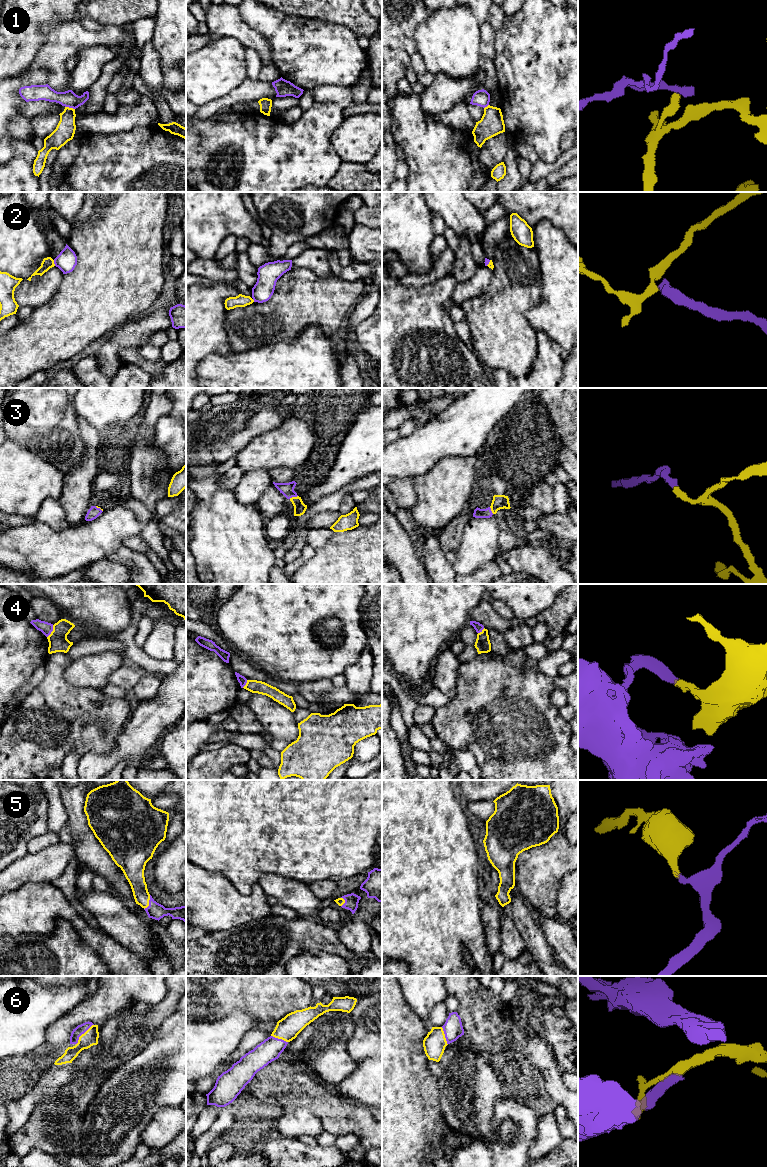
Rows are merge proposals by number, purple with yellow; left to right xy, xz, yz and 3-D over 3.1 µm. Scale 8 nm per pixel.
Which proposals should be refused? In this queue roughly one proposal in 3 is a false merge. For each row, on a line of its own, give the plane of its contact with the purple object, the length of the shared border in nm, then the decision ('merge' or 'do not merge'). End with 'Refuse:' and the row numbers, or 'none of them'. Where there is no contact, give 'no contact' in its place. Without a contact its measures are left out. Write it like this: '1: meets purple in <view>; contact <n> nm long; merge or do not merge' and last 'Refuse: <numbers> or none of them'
1: meets purple in xy; contact 80 nm long; do not merge
2: meets purple in xy; contact 50 nm long; do not merge
3: meets purple in xz; contact 80 nm long; merge
4: meets purple in xy; contact 120 nm long; do not merge
5: meets purple in xy; contact 130 nm long; merge
6: meets purple in xy; contact 220 nm long; merge
Refuse: 1, 2, 4

